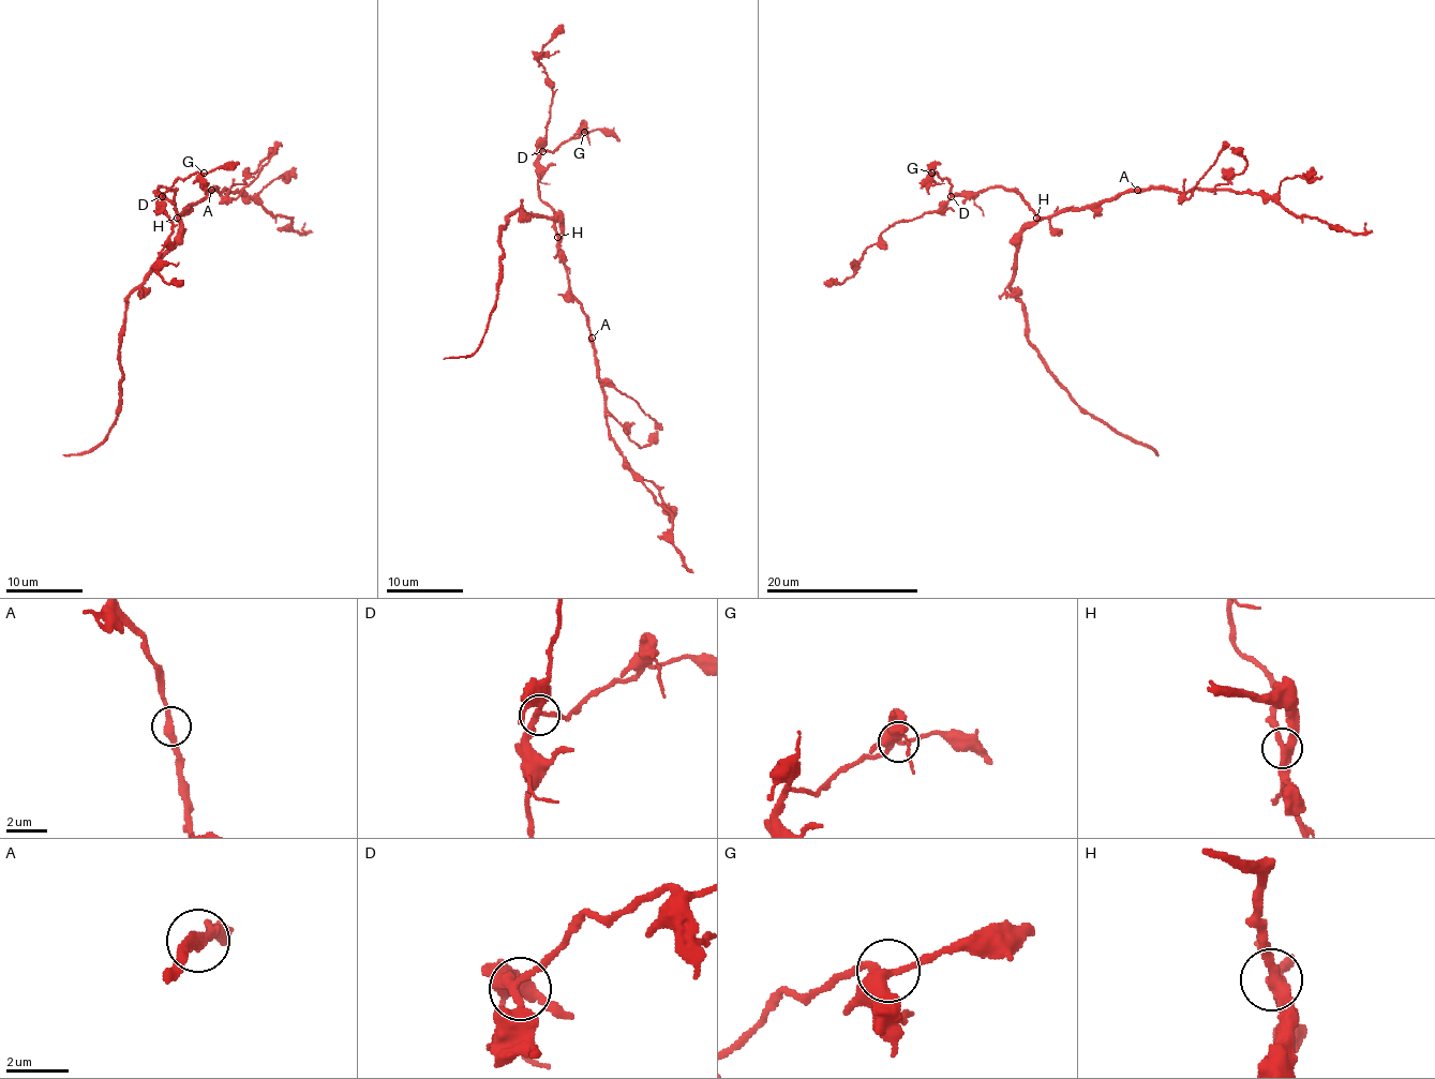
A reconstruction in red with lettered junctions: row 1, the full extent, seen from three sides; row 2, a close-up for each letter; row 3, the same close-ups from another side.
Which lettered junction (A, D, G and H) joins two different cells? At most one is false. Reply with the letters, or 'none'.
none

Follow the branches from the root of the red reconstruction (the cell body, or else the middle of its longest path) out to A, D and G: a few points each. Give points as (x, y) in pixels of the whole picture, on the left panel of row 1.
A: (179, 218), (211, 191)
D: (179, 218), (175, 192), (160, 186), (158, 192), (162, 196)
G: (179, 218), (175, 192), (164, 186), (158, 189), (162, 194), (179, 179), (204, 174)

